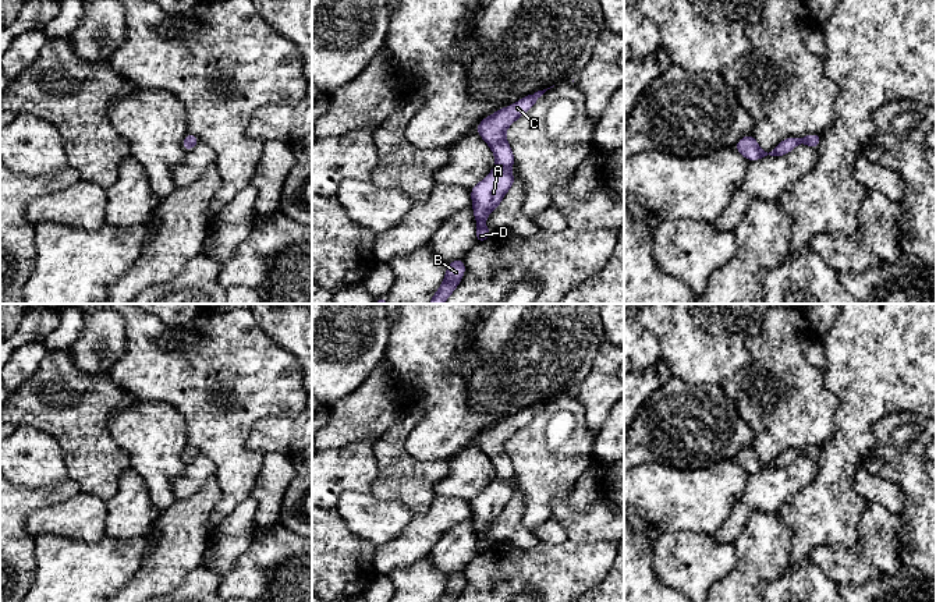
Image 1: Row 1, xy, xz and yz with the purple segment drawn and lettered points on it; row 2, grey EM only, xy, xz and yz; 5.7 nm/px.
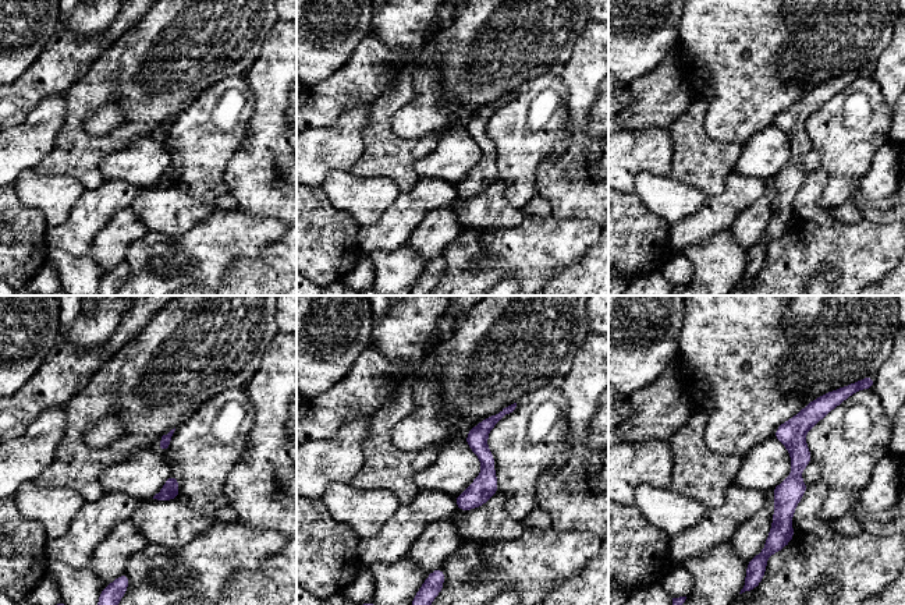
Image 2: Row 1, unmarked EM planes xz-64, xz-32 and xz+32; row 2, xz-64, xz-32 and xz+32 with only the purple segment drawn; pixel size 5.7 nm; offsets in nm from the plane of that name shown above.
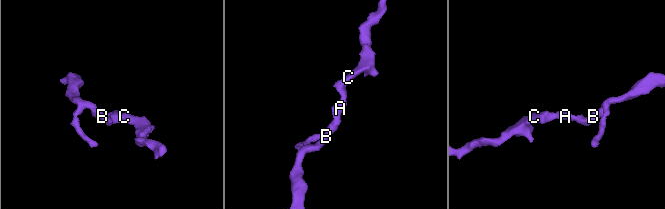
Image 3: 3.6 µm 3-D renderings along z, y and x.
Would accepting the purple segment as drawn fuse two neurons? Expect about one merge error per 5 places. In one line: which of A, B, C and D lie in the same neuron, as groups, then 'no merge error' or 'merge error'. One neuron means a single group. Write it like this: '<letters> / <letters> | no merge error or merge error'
A B C D | no merge error

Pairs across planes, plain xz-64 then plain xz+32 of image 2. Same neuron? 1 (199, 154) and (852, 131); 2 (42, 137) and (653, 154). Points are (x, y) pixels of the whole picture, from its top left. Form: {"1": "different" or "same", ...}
{"1": "same", "2": "same"}

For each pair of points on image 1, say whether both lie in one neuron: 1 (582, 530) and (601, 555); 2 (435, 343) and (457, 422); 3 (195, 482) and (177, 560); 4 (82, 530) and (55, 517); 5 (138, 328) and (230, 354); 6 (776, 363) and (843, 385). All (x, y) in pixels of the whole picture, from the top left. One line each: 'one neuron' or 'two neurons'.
1: two neurons
2: one neuron
3: two neurons
4: one neuron
5: one neuron
6: two neurons

